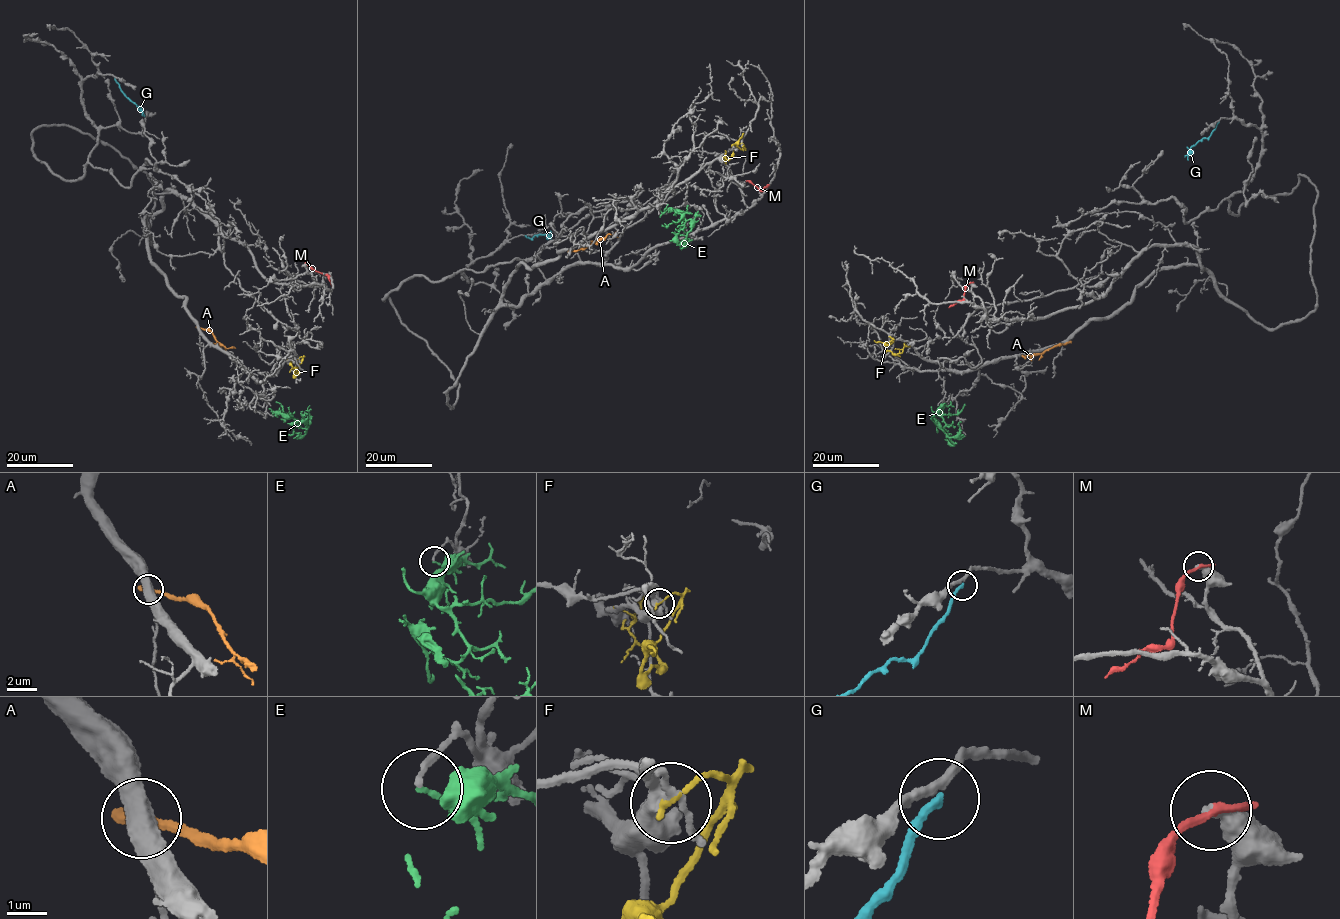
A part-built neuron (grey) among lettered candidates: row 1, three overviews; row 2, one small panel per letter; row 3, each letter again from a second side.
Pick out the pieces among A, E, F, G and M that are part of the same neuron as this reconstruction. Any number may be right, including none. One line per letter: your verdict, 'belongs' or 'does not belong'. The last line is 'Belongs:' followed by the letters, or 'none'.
A: does not belong
E: does not belong
F: does not belong
G: does not belong
M: does not belong
Belongs: none

